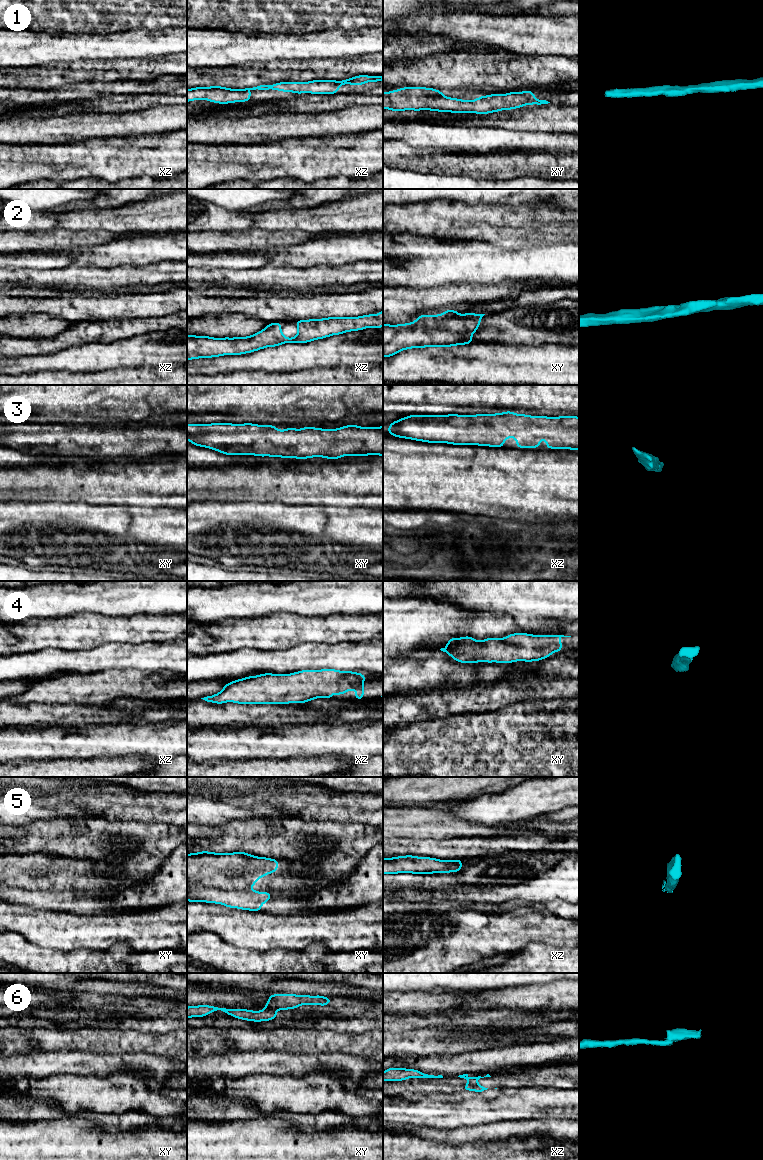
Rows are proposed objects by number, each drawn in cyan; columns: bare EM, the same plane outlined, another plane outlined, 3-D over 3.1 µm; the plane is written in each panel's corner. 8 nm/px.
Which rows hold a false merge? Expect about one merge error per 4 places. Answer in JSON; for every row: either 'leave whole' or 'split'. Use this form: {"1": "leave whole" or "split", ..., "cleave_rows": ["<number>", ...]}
{"1": "leave whole", "2": "leave whole", "3": "leave whole", "4": "leave whole", "5": "leave whole", "6": "split", "cleave_rows": ["6"]}

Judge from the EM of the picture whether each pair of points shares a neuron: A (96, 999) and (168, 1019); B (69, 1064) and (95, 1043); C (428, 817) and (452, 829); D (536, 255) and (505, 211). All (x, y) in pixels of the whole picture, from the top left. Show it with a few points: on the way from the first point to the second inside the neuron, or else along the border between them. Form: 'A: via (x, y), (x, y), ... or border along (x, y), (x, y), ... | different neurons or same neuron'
A: via (114, 1007), (125, 1013), (150, 1014) | same neuron
B: border along (73, 1049), (108, 1054) | different neurons
C: via (434, 823), (446, 826) | same neuron
D: border along (530, 243), (554, 244) | different neurons

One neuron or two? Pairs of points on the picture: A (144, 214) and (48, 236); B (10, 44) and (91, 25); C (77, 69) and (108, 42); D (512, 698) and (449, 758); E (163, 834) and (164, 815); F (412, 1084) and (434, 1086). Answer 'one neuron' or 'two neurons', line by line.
A: two neurons
B: two neurons
C: two neurons
D: two neurons
E: two neurons
F: one neuron

